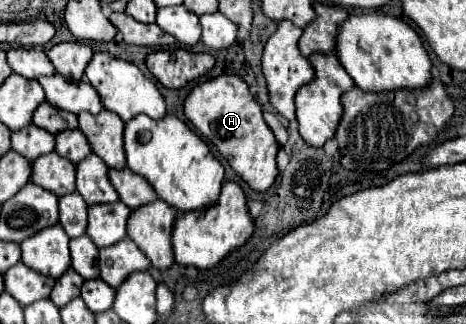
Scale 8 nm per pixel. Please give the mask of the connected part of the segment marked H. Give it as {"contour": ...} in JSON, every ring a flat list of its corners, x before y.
{"contour":[[219,75,205,83,195,85,183,103,185,117,195,129,209,139,219,153,229,161,231,169,255,191,267,191,277,177,275,155,279,145,273,131,263,119,261,105,249,93,247,83,237,75]]}

